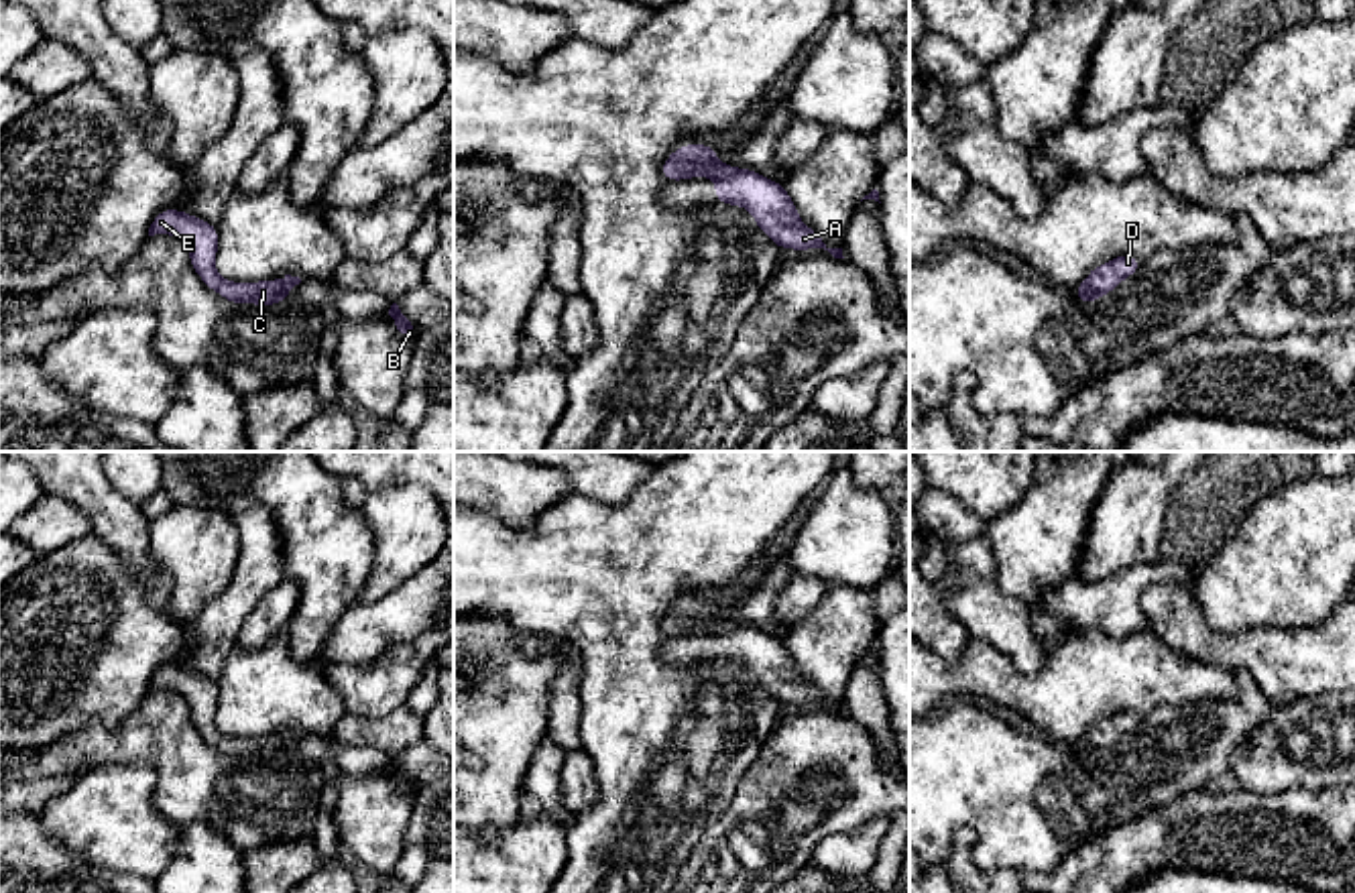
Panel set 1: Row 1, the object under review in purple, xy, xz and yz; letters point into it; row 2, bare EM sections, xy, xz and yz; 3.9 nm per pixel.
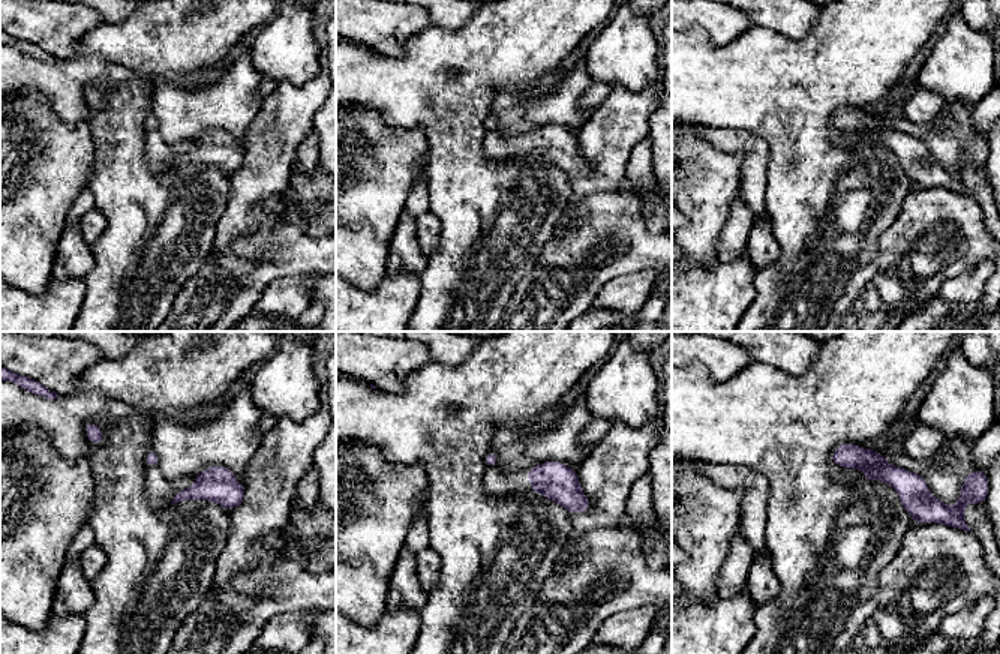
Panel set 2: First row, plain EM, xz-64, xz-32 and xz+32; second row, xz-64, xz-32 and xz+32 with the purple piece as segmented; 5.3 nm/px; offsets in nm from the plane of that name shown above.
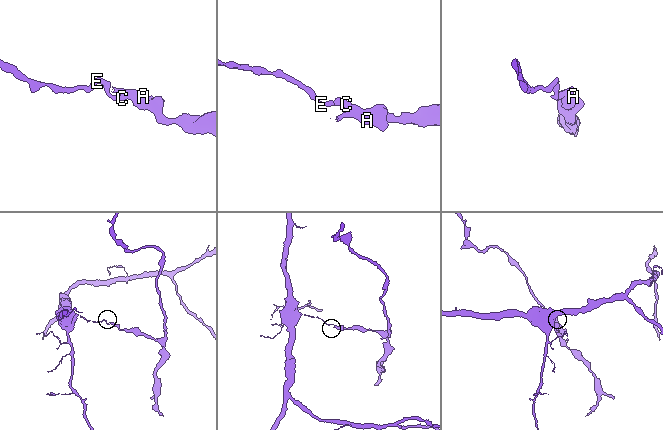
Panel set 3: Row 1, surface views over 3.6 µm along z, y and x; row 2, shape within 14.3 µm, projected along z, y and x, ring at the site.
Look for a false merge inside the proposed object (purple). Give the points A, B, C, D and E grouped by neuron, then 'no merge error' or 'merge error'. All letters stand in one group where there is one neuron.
A B D / C E; merge error

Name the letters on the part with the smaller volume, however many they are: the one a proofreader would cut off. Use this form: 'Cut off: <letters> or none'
Cut off: A, B, D

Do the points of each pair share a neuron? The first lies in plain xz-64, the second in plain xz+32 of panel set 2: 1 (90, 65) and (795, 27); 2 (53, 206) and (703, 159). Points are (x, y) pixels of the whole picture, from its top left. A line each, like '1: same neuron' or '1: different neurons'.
1: different neurons
2: same neuron

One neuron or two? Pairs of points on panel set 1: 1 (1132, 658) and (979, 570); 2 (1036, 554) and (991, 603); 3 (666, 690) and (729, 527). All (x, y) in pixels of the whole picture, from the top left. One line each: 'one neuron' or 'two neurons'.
1: two neurons
2: two neurons
3: one neuron

